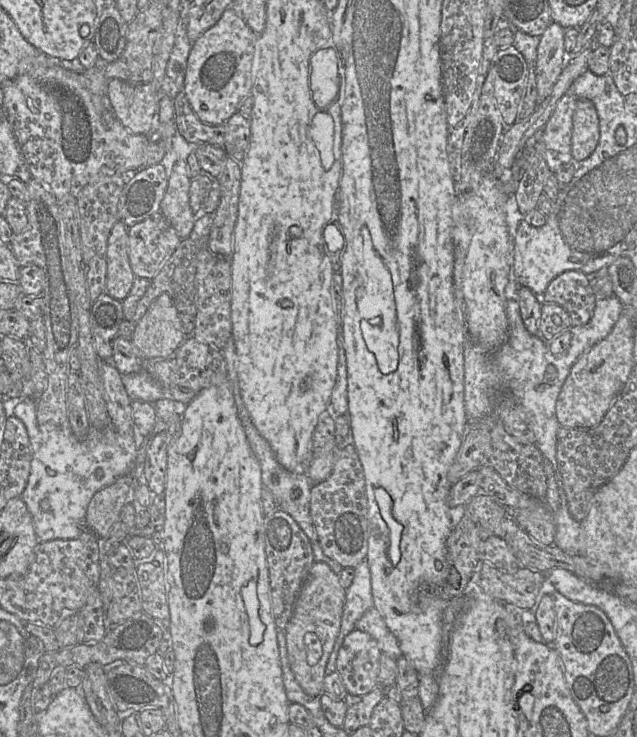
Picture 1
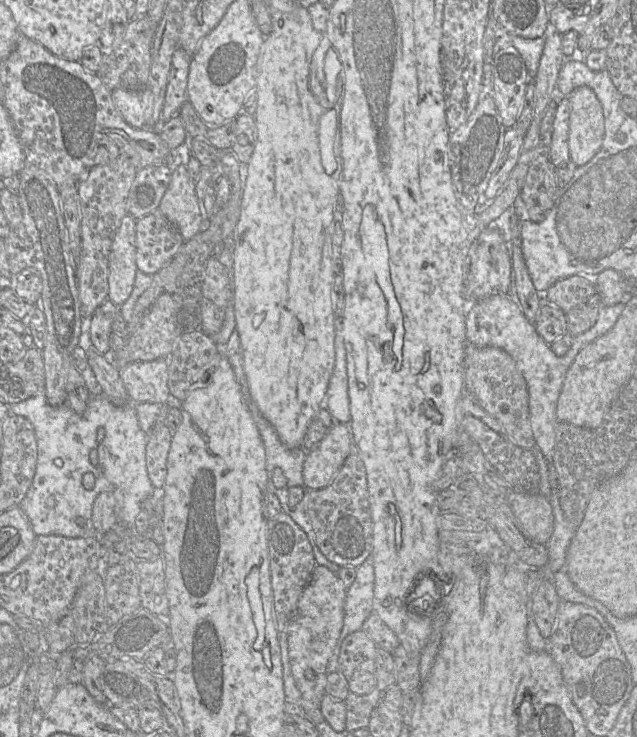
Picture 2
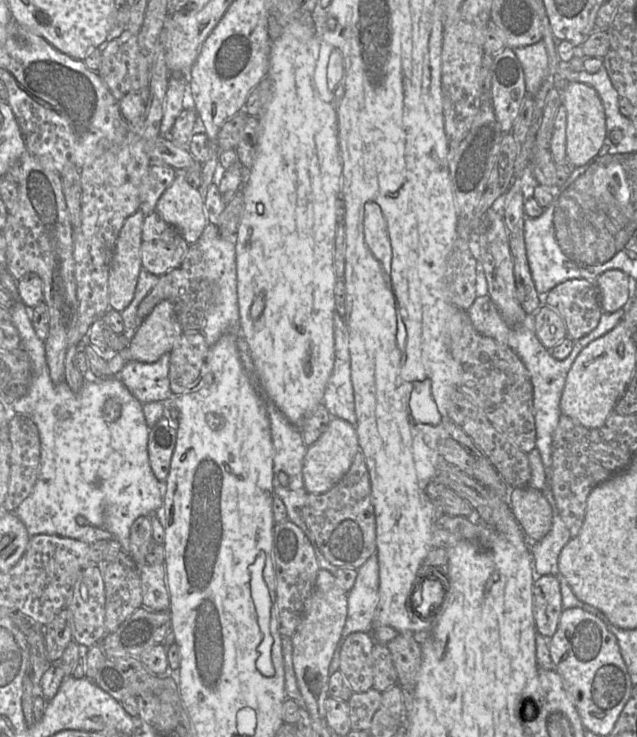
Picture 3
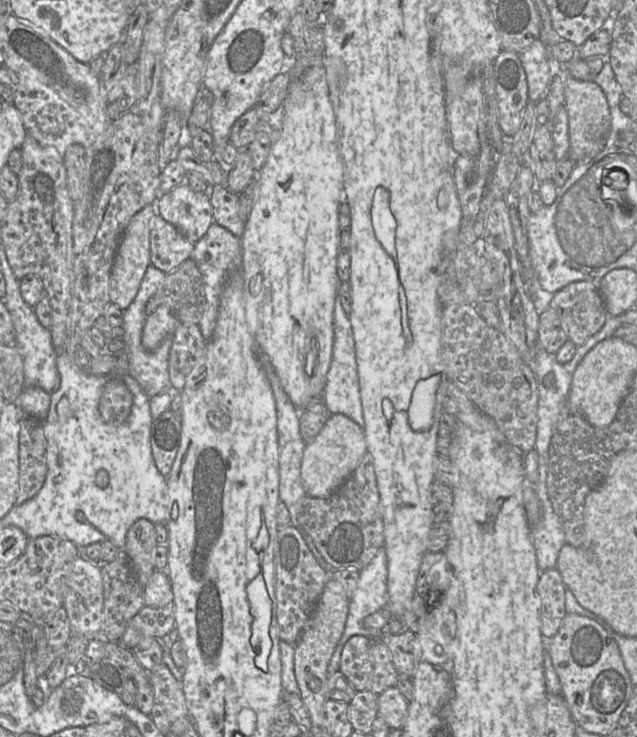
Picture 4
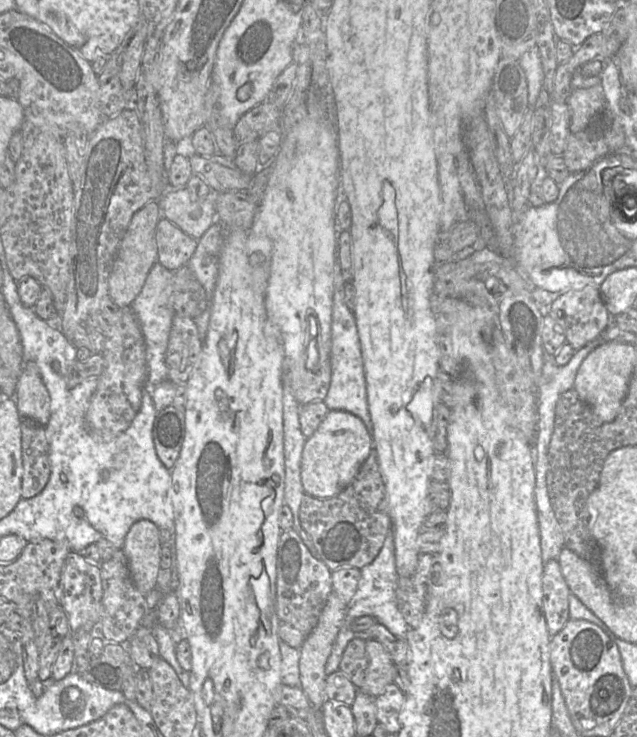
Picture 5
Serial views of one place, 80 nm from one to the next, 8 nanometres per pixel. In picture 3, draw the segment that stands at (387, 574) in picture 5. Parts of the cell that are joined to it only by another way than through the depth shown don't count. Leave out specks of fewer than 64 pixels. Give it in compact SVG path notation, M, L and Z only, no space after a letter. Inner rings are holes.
M372 555L359 569L353 588L348 592L348 612L329 666L329 675L339 669L340 652L345 639L353 632L371 634L374 613L379 601L379 563L377 555Z

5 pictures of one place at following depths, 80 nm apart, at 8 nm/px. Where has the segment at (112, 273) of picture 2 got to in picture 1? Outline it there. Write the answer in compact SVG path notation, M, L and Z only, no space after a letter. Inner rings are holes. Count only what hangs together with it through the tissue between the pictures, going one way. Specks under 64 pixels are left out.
M118 221L112 228L107 244L106 294L123 301L136 278L129 261L128 228Z

